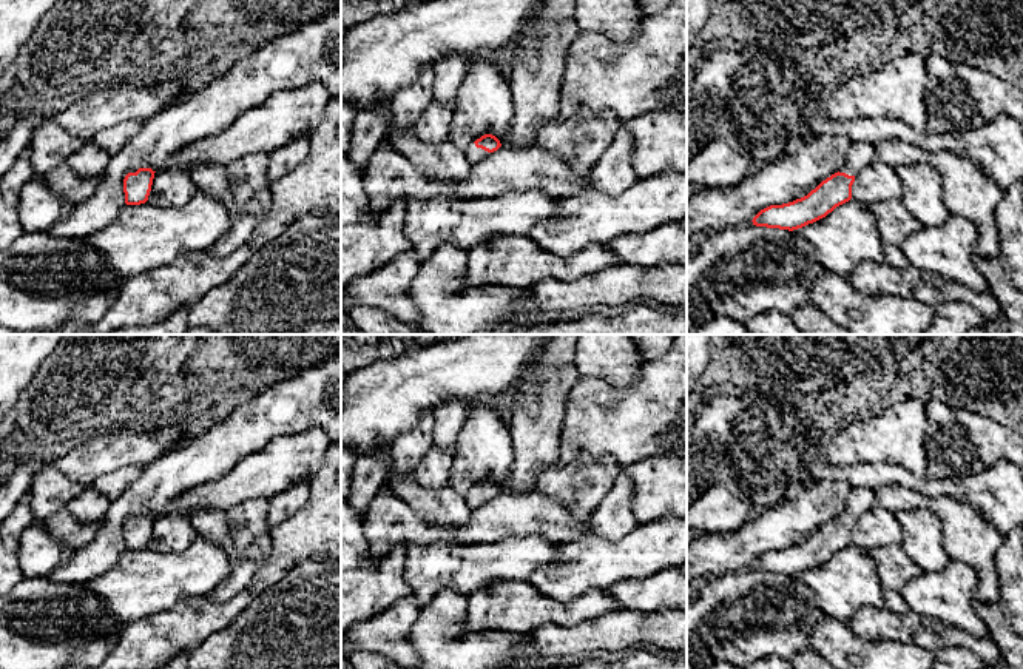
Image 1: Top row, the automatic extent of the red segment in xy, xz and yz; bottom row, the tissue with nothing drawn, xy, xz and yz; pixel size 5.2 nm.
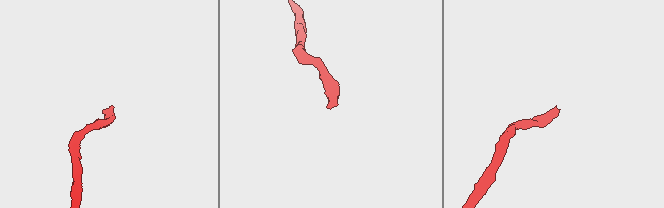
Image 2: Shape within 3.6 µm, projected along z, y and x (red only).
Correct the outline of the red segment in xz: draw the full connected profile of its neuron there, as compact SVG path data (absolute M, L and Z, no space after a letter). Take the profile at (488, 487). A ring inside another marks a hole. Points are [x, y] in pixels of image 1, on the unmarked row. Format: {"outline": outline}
{"outline": "M484 479L464 495L464 501L471 509L478 509L500 492L501 489L495 481Z"}

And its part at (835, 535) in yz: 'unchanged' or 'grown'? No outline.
grown

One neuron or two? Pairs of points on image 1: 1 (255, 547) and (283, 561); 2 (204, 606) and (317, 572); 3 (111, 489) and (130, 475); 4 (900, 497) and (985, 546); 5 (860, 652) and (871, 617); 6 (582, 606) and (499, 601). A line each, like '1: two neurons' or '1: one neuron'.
1: two neurons
2: two neurons
3: one neuron
4: one neuron
5: two neurons
6: one neuron

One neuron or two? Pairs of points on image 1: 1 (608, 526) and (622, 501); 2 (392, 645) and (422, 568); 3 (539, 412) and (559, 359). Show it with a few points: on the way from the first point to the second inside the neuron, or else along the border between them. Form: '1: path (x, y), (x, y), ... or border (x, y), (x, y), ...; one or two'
1: path (611, 520), (616, 507); one
2: border (411, 595), (420, 609); two
3: path (539, 400), (554, 372); one

